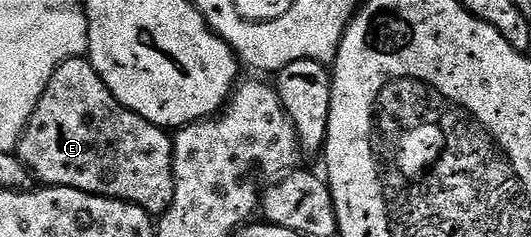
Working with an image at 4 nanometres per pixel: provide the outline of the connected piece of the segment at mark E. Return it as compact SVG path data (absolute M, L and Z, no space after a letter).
M86 57L70 58L53 72L29 124L23 130L17 156L39 178L44 187L64 186L102 198L116 198L137 204L146 214L162 216L169 209L175 191L175 173L171 155L172 135L161 126L137 116L109 92Z

